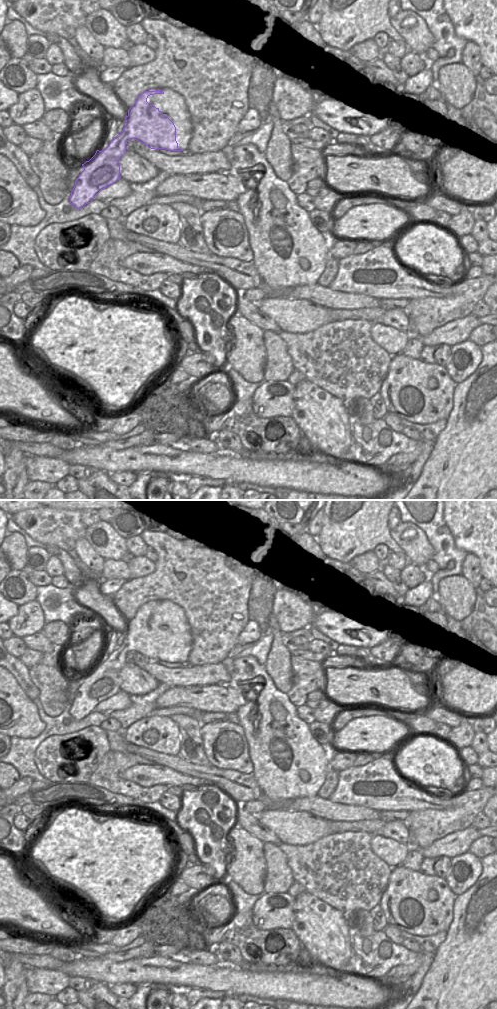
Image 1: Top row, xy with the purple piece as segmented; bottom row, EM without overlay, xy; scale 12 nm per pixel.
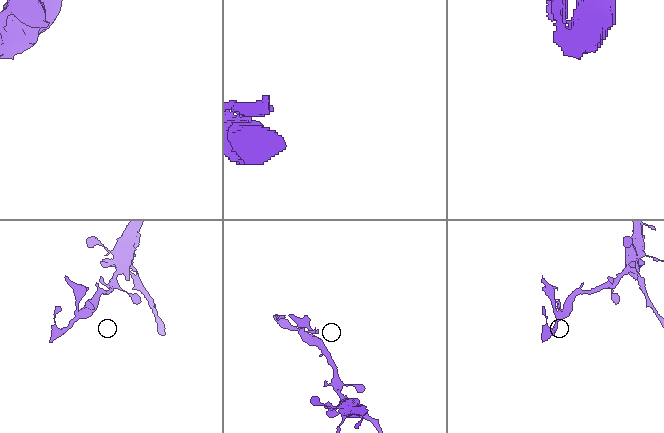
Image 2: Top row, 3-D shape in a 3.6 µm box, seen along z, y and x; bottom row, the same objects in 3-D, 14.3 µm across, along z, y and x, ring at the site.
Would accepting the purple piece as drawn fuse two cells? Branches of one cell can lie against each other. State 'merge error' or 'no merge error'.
merge error

